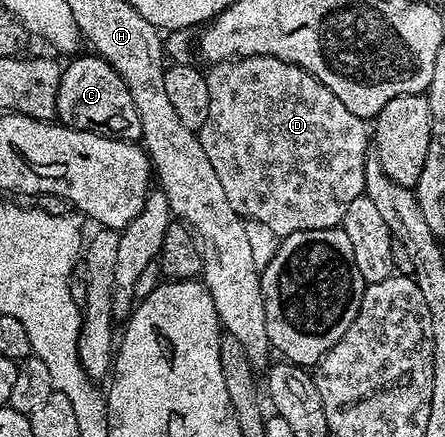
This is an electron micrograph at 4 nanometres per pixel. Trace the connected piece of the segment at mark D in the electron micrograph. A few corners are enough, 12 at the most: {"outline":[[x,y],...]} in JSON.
{"outline":[[269,54],[207,71],[226,200],[277,236],[339,227],[365,119]]}

